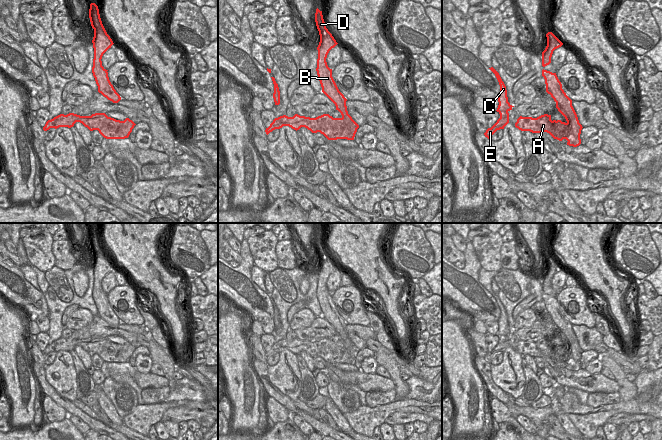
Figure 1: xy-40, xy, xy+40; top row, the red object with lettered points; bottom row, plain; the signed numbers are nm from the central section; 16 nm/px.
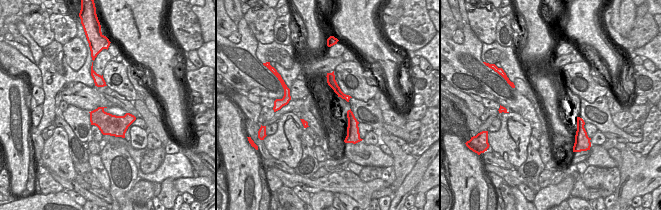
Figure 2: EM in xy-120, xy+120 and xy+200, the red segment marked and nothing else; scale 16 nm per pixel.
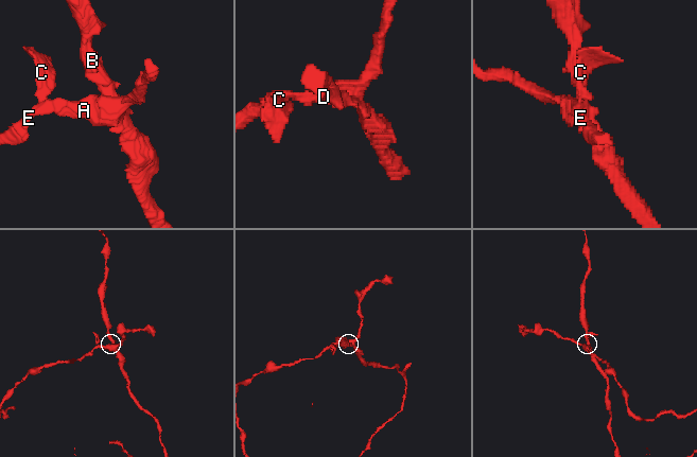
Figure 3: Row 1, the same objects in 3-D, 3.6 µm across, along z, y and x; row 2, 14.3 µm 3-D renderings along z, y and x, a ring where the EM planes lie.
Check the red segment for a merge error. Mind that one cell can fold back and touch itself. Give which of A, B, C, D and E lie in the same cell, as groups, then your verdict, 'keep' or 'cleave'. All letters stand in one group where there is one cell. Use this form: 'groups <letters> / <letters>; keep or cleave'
groups A C E / B D; cleave

